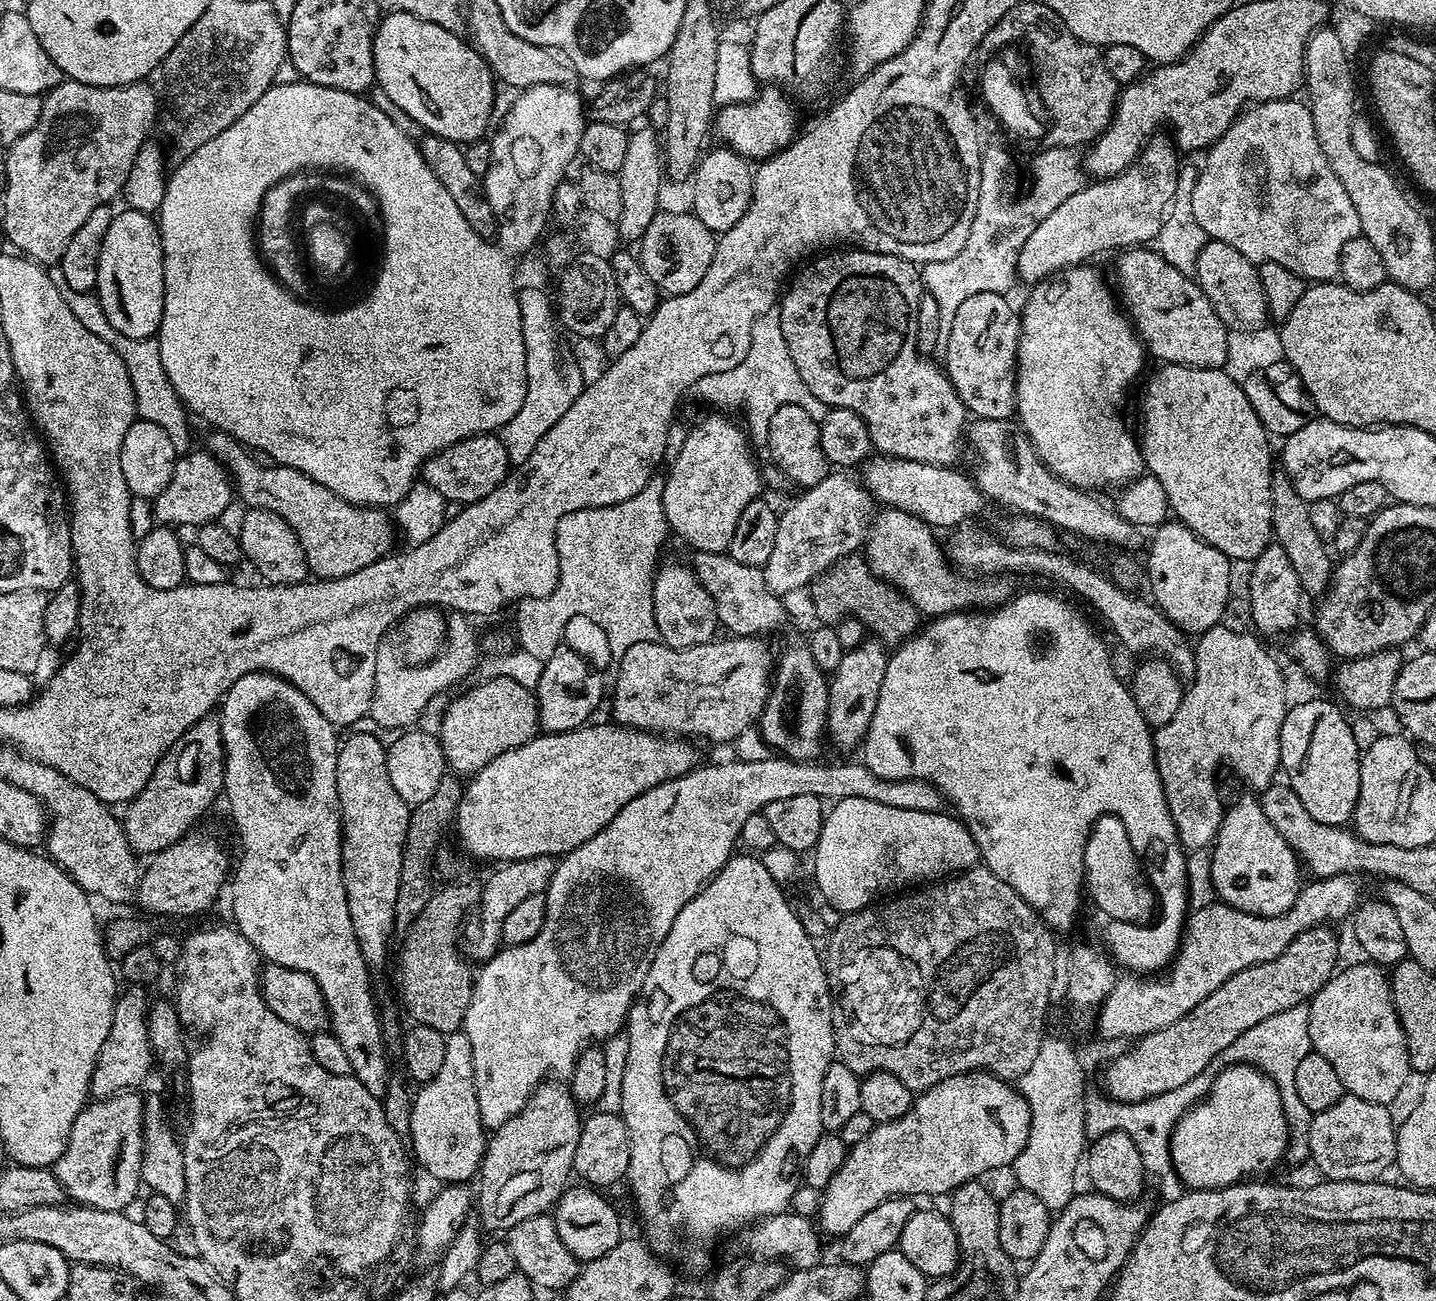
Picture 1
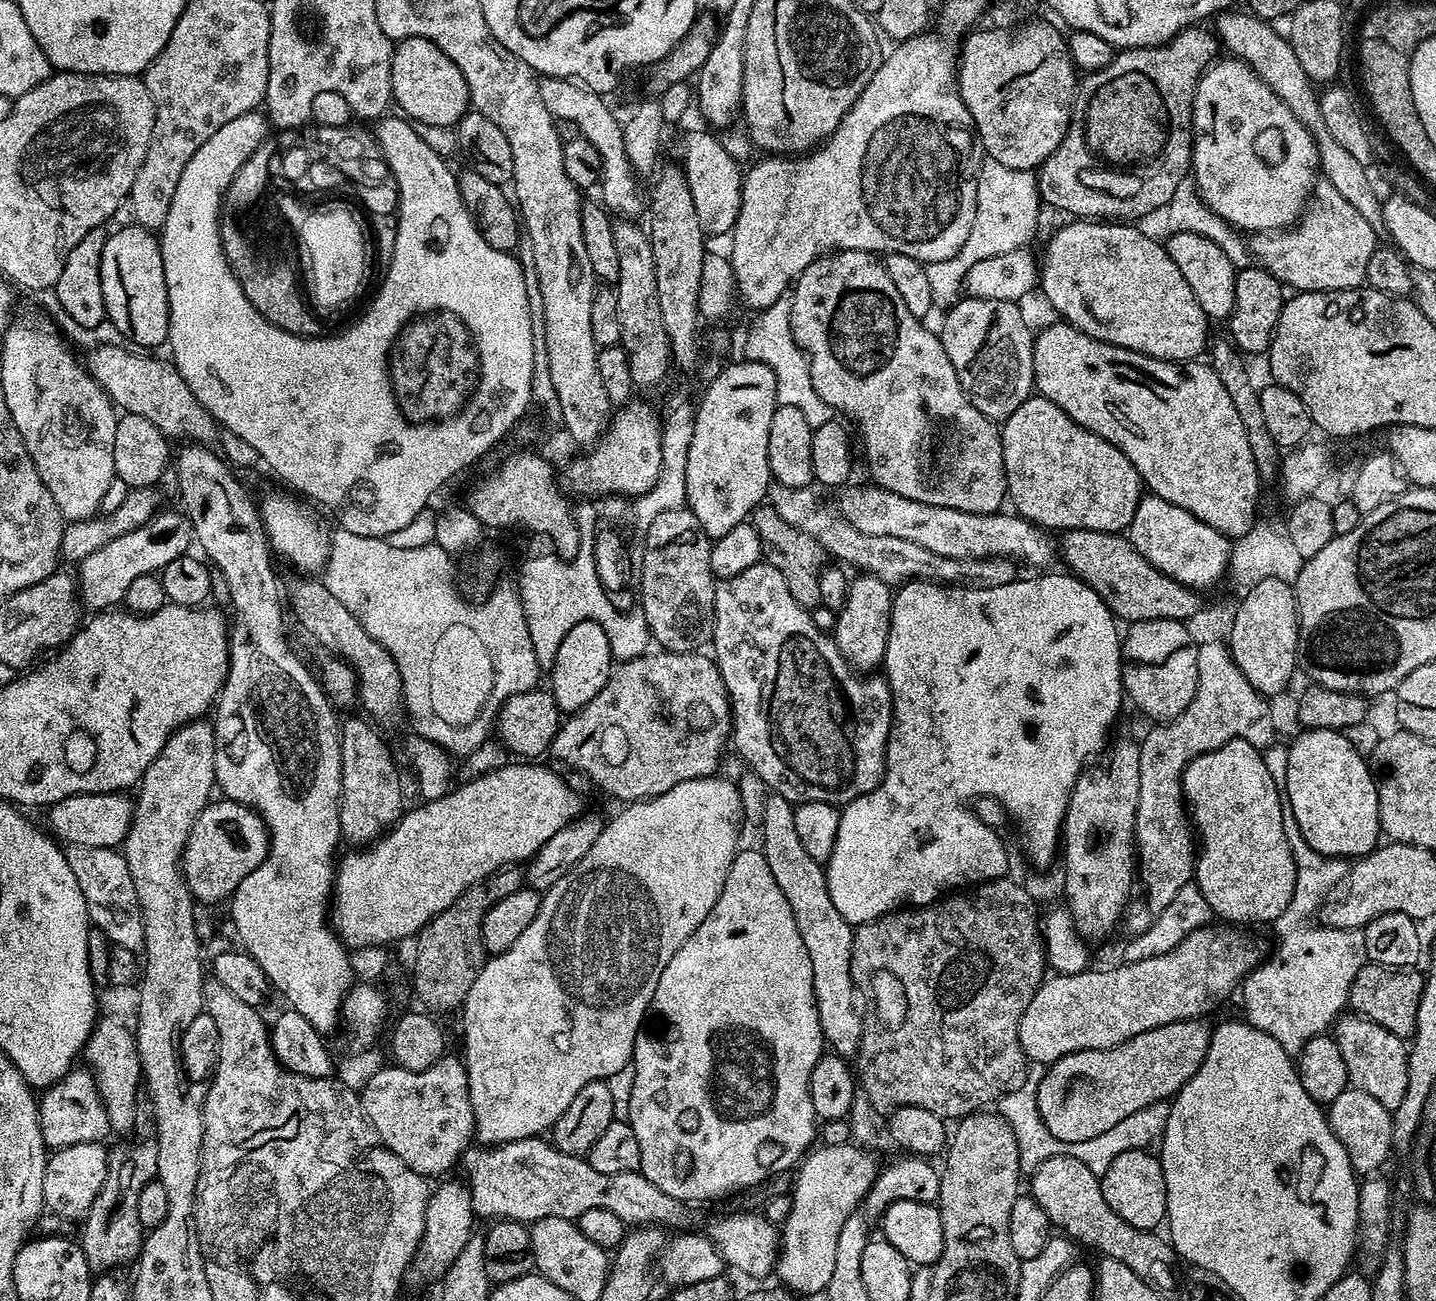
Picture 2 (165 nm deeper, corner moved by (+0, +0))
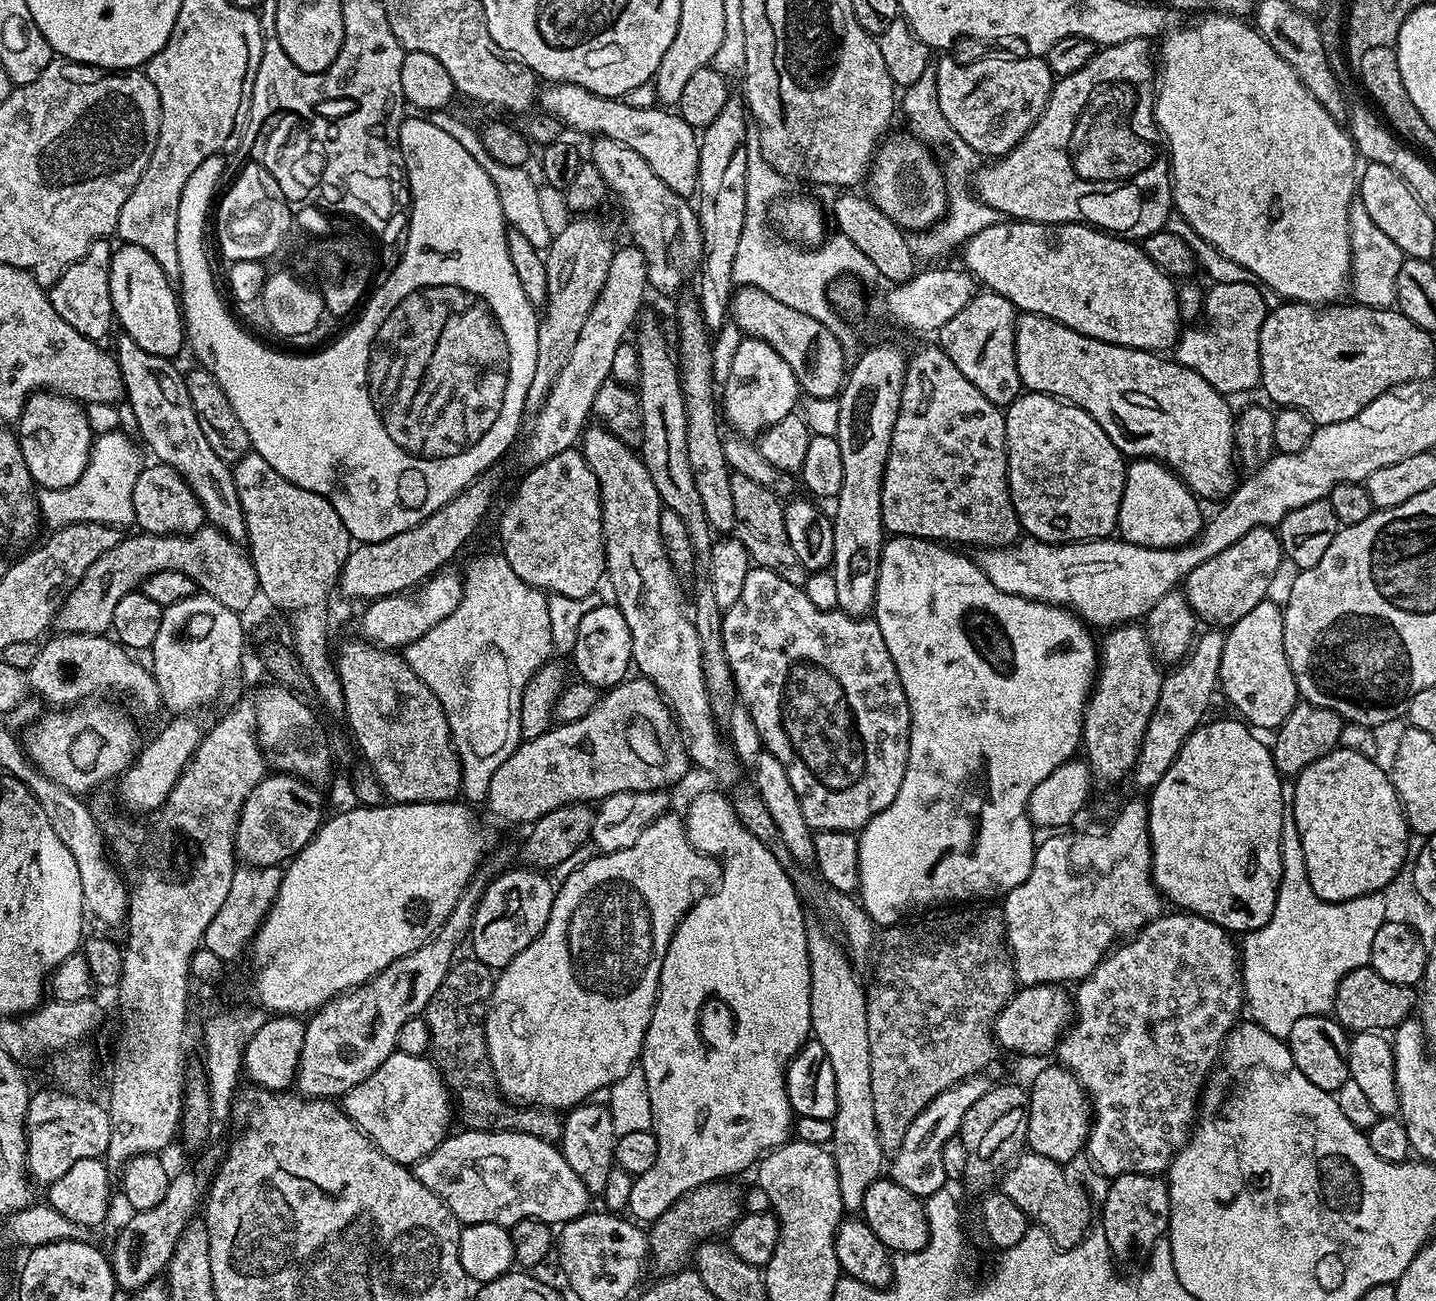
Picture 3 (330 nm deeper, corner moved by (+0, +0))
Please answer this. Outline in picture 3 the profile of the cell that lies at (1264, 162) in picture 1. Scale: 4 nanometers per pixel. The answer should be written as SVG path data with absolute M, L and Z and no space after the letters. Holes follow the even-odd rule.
M1353 202L1348 215L1350 226L1350 250L1352 251L1352 270L1350 273L1350 292L1355 303L1365 304L1371 308L1391 308L1396 303L1396 283L1398 270L1406 259L1404 252L1394 246L1388 235L1382 234L1374 223L1374 218L1366 214L1366 206Z

